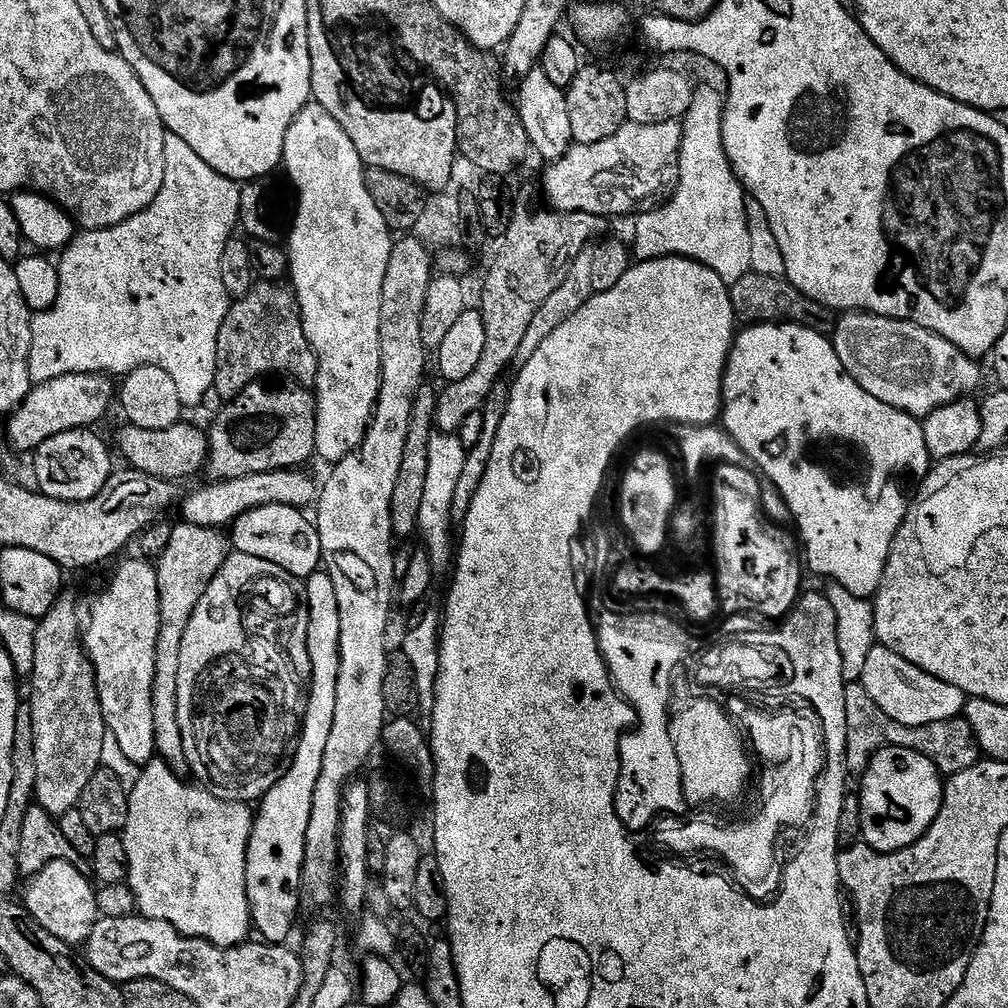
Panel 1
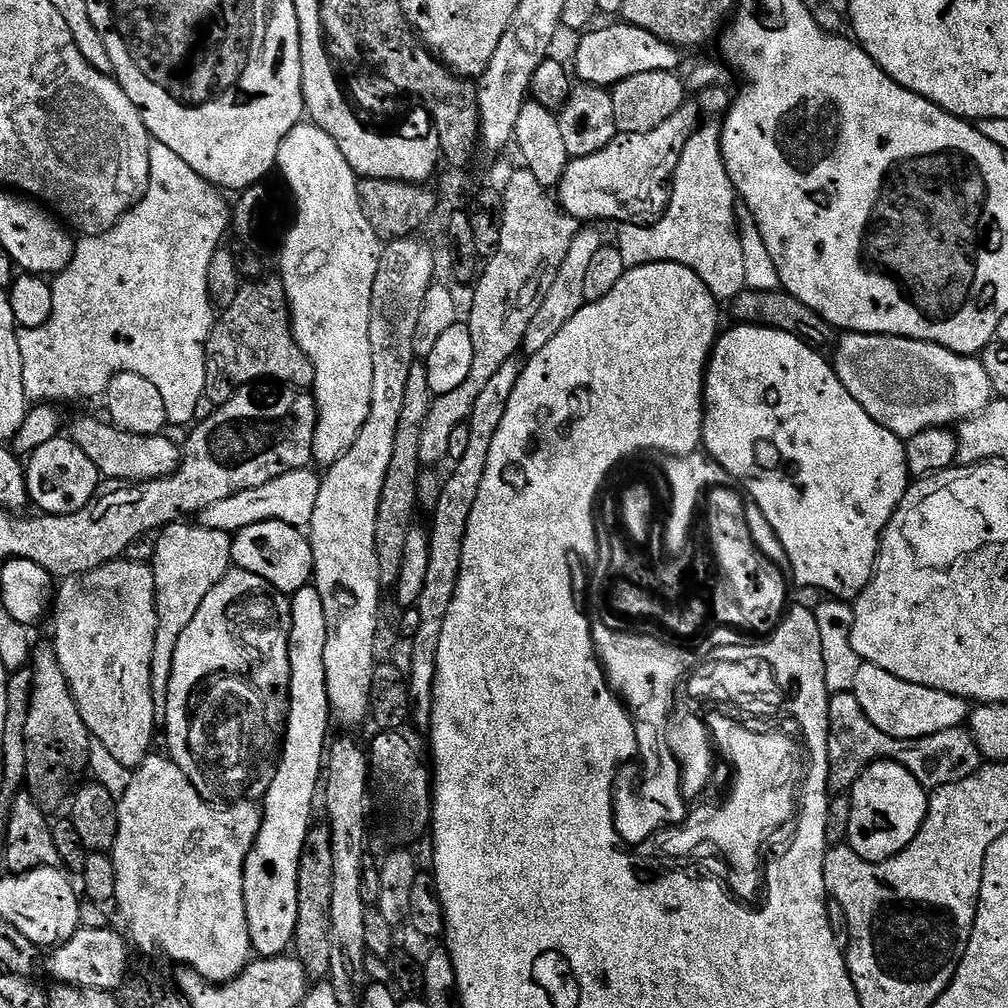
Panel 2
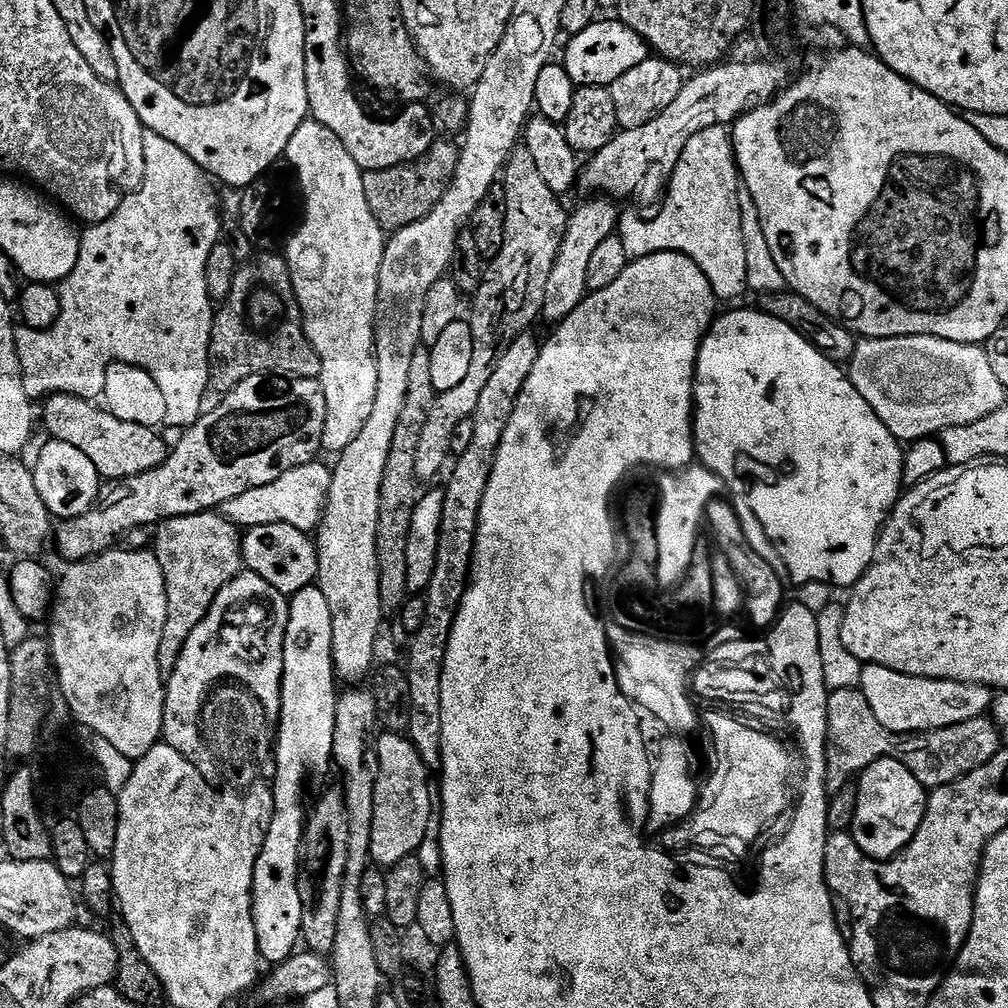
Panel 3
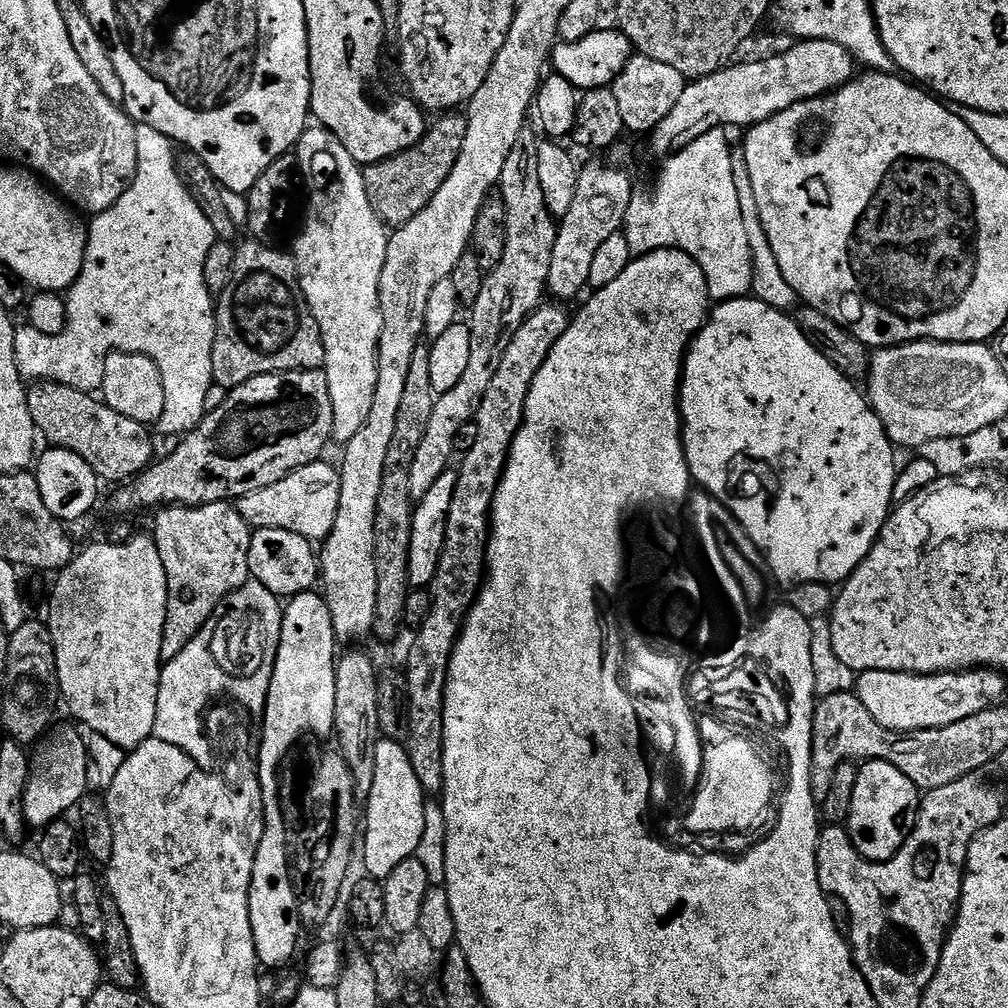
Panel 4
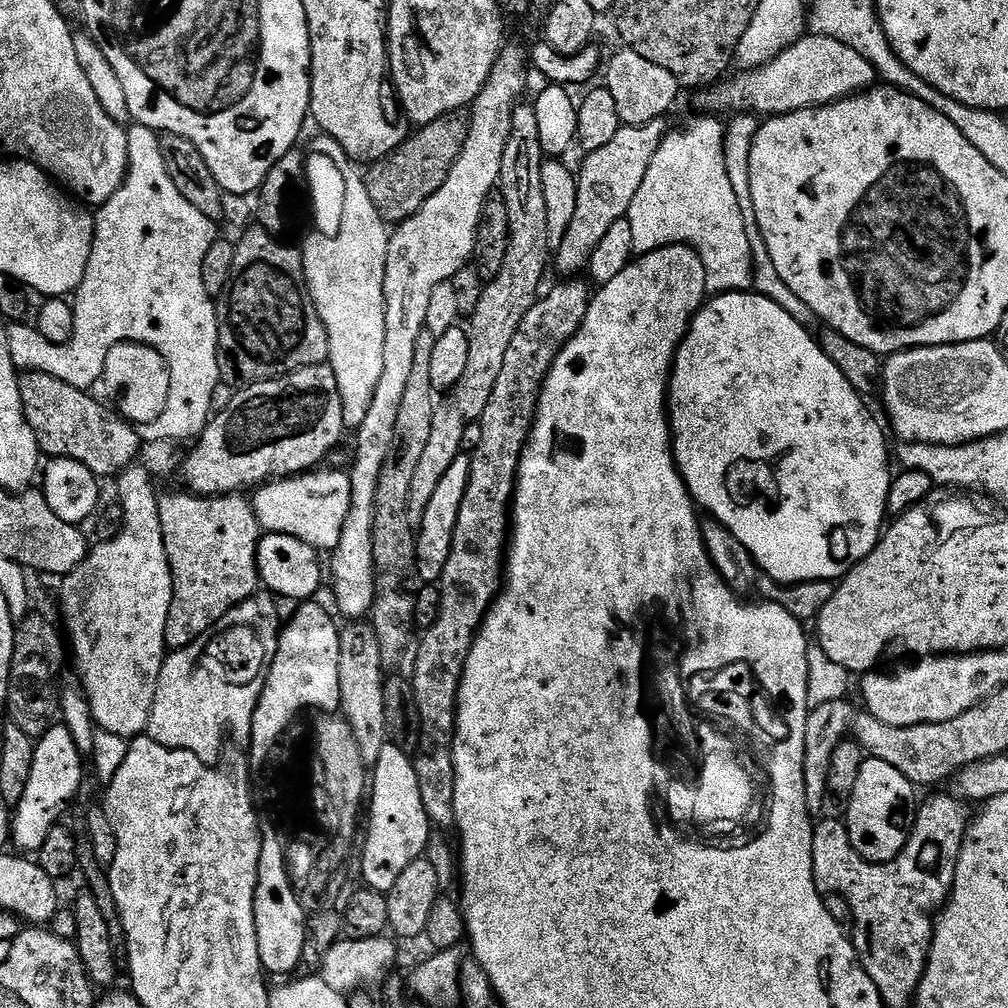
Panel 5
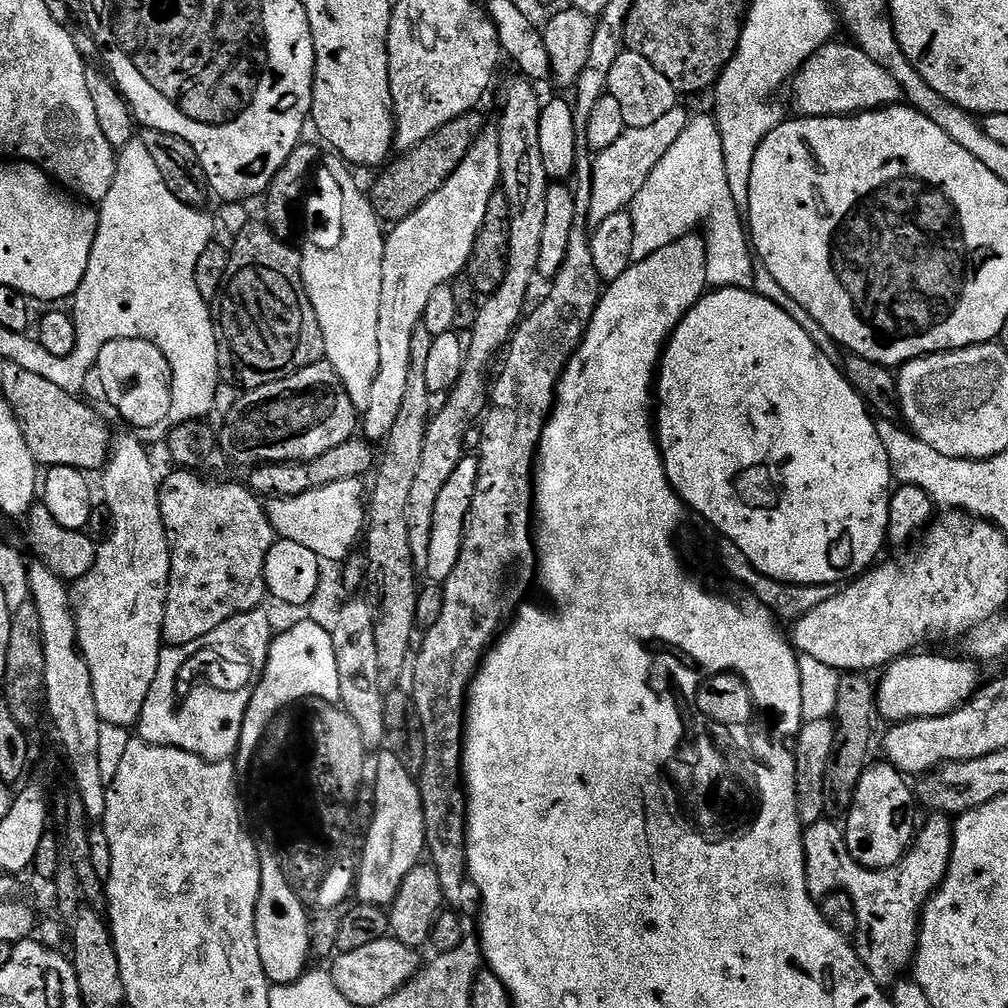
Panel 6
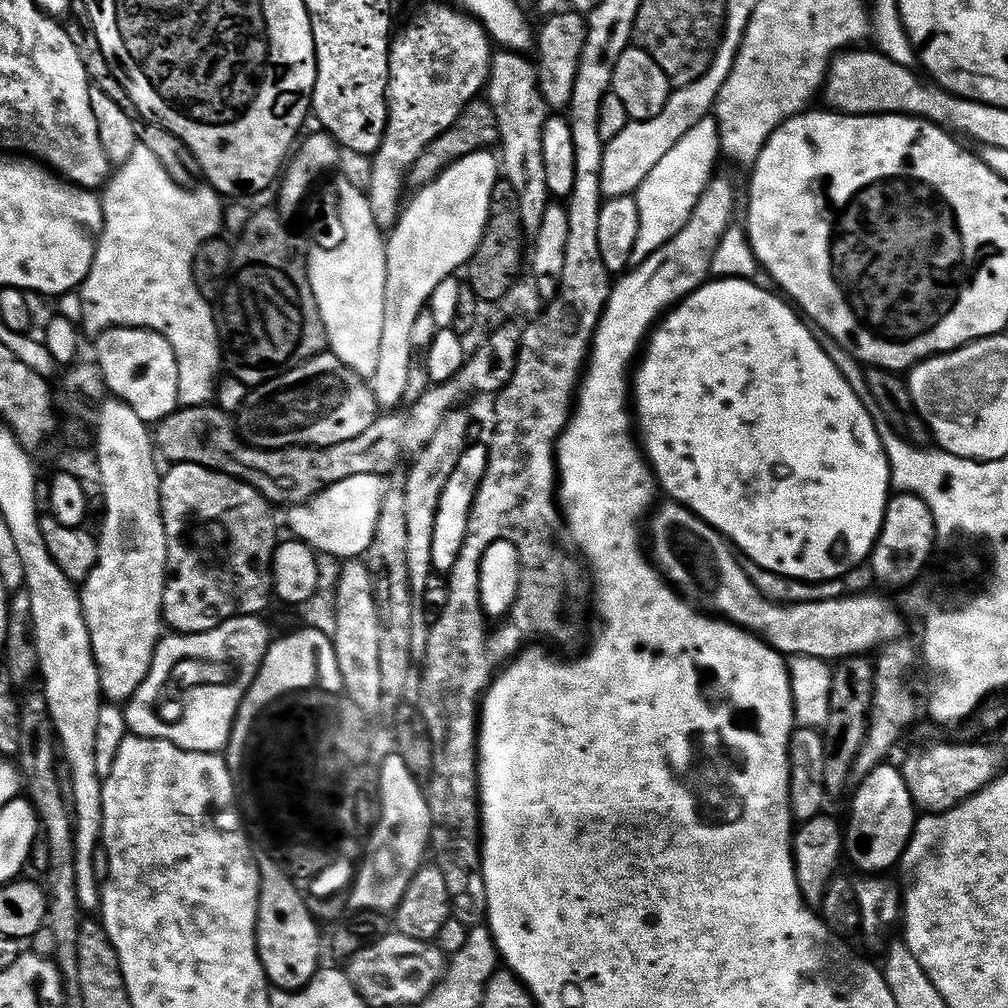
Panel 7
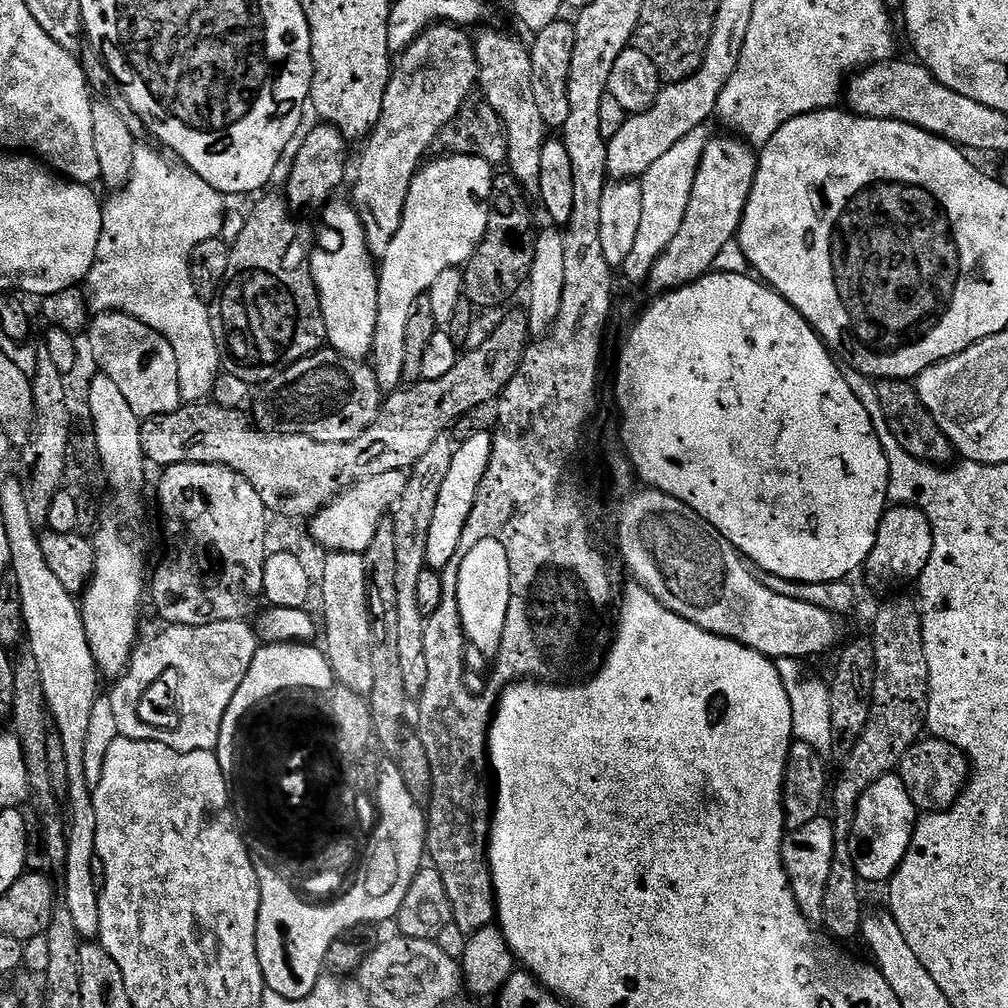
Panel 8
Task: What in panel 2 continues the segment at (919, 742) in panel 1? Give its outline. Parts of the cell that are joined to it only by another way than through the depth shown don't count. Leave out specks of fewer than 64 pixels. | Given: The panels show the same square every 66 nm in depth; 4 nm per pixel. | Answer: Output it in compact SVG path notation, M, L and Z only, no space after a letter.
M851 691L838 692L831 697L829 715L830 732L832 728L832 736L836 739L834 771L829 783L831 791L836 794L847 793L856 779L863 774L864 769L876 759L893 759L900 755L901 761L909 769L919 771L920 747L927 751L926 756L932 761L933 770L940 772L936 776L937 785L947 784L961 776L968 776L969 773L976 772L982 763L982 753L976 737L964 726L924 737L920 744L914 740L896 740L873 723L864 704Z

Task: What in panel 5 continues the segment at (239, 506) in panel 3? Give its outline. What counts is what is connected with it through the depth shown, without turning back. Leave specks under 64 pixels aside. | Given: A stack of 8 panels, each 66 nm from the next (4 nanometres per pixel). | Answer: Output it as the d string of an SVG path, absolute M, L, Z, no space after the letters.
M320 472L301 473L279 482L261 485L251 499L251 506L261 529L265 533L280 533L306 542L318 552L333 551L342 526L349 514L352 500L352 479L349 473Z

